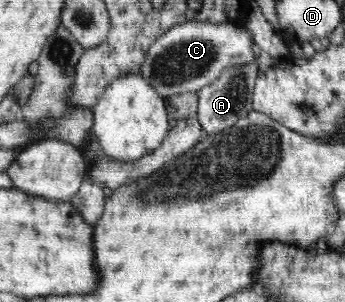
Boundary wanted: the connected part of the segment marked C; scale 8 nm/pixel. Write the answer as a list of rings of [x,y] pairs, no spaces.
[[[185,22],[160,35],[147,51],[140,75],[165,99],[174,93],[198,92],[230,66],[251,64],[258,57],[252,33],[243,25]]]

